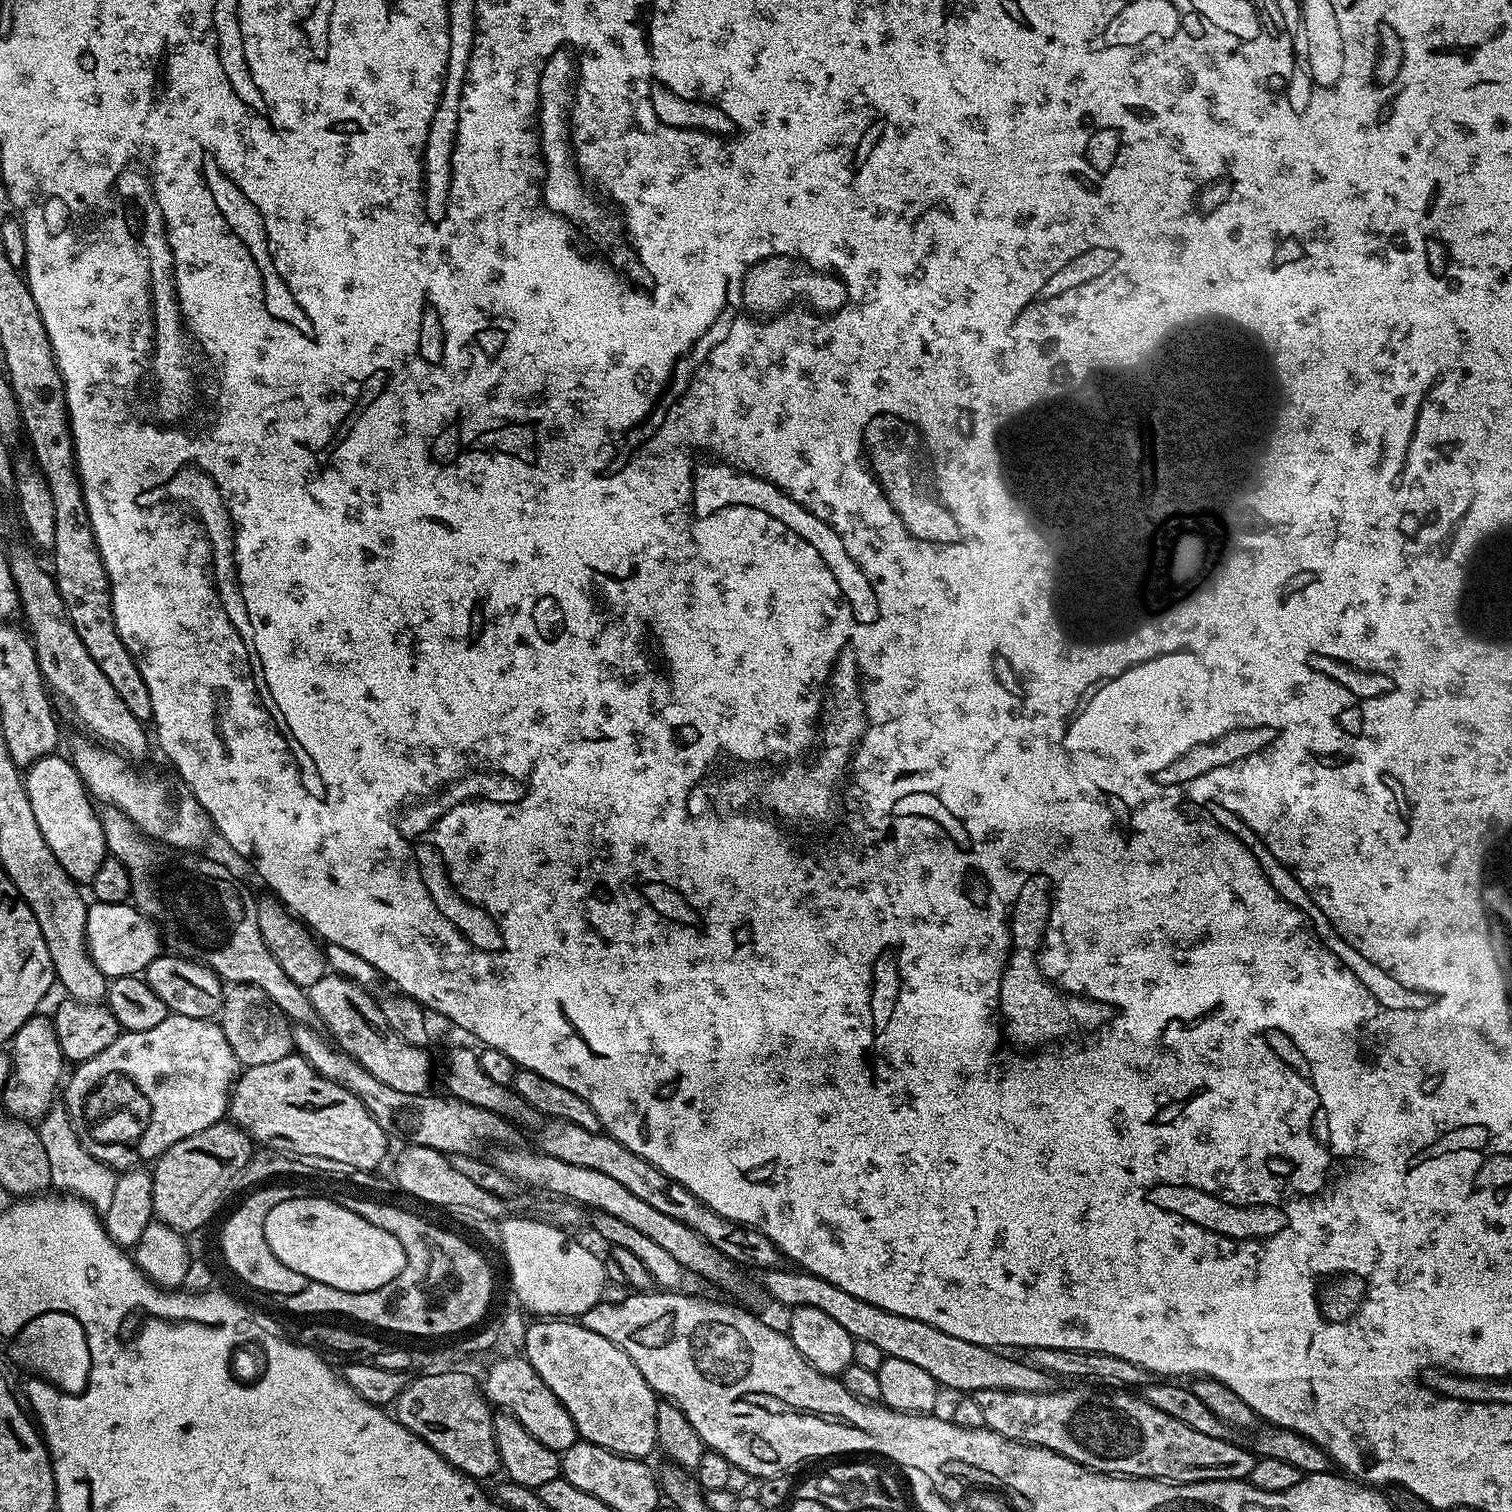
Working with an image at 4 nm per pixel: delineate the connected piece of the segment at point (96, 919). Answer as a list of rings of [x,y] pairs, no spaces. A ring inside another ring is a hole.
[[[131,902],[123,904],[89,903],[88,913],[86,914],[86,942],[94,966],[103,976],[109,978],[113,976],[139,976],[145,968],[150,966],[150,962],[154,962],[154,958],[161,955],[162,952],[162,936],[157,925]]]

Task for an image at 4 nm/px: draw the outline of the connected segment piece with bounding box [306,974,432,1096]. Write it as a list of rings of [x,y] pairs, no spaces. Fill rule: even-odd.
[[[335,974],[318,978],[318,982],[306,991],[323,1031],[331,1037],[337,1049],[353,1056],[359,1064],[366,1066],[366,1070],[370,1070],[370,1074],[374,1074],[374,1078],[378,1078],[378,1082],[386,1082],[386,1086],[393,1090],[415,1096],[423,1096],[429,1091],[432,1064],[428,1061],[428,1052],[423,1047],[406,1043],[390,1028],[373,993],[365,991],[353,980]]]

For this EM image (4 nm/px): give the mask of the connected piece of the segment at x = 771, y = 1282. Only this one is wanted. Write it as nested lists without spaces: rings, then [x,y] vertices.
[[[782,1266],[765,1271],[764,1288],[780,1304],[788,1304],[789,1309],[798,1306],[814,1306],[823,1310],[827,1316],[834,1318],[851,1334],[853,1340],[870,1342],[878,1346],[885,1356],[902,1358],[911,1362],[921,1370],[926,1370],[930,1378],[936,1380],[941,1389],[953,1388],[956,1394],[974,1394],[978,1390],[1002,1390],[1003,1392],[1025,1392],[1038,1394],[1051,1392],[1054,1388],[1054,1377],[1030,1366],[1023,1358],[1005,1354],[995,1348],[983,1348],[974,1342],[962,1342],[962,1338],[954,1338],[954,1334],[946,1334],[926,1322],[918,1322],[914,1318],[906,1318],[902,1314],[890,1314],[890,1310],[882,1310],[862,1298],[854,1298],[854,1294],[846,1294],[842,1286],[834,1286],[834,1282],[826,1282],[826,1278],[818,1278],[803,1270],[786,1272]]]

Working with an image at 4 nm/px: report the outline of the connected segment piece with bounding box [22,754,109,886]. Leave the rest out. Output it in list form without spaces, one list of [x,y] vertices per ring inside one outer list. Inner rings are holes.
[[[60,755],[38,758],[27,765],[22,779],[30,798],[30,807],[34,809],[34,819],[38,821],[38,830],[42,830],[42,838],[46,838],[46,846],[50,846],[54,858],[58,858],[62,870],[66,870],[70,879],[75,880],[77,885],[88,886],[94,874],[98,874],[98,866],[102,866],[109,850],[97,809],[92,809],[93,797],[86,791],[71,759]]]

